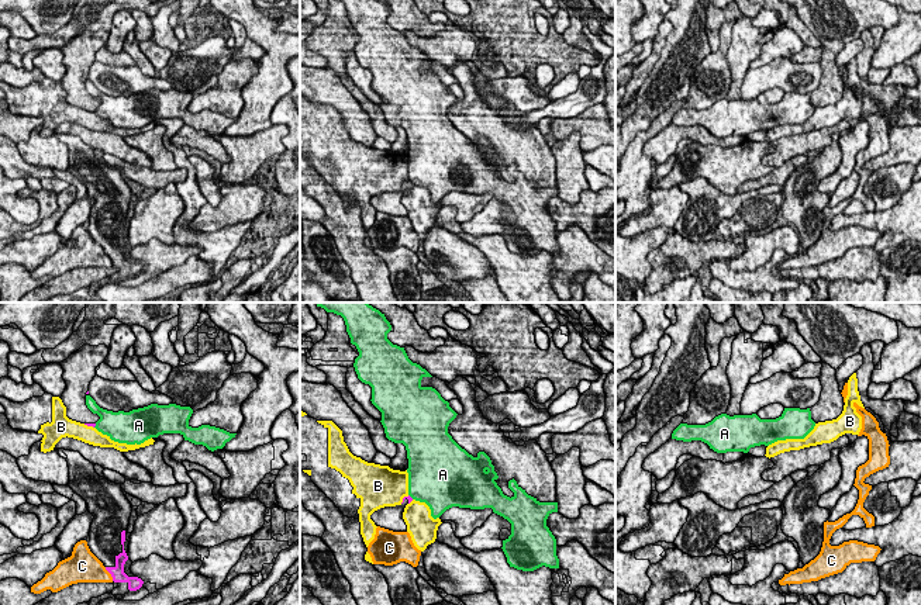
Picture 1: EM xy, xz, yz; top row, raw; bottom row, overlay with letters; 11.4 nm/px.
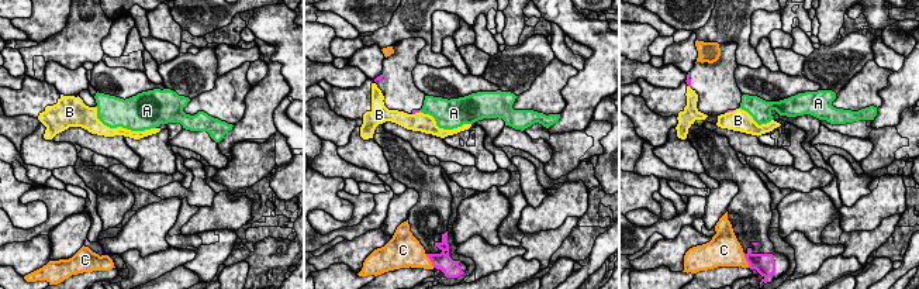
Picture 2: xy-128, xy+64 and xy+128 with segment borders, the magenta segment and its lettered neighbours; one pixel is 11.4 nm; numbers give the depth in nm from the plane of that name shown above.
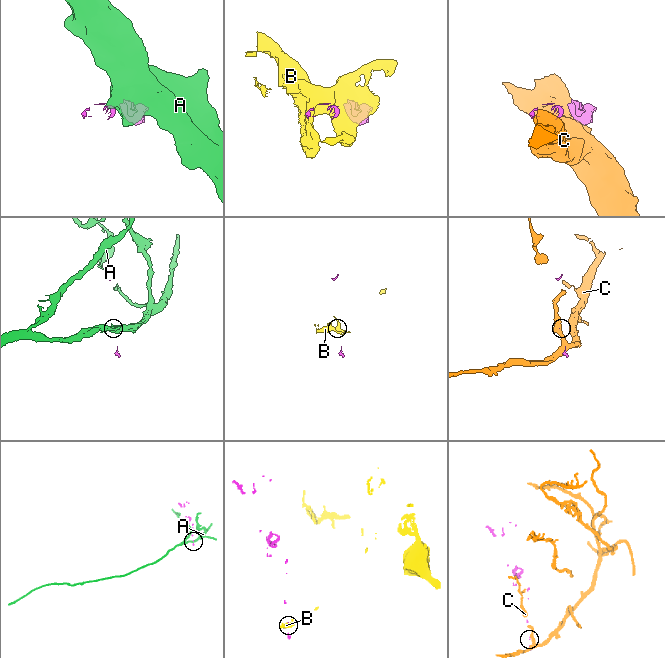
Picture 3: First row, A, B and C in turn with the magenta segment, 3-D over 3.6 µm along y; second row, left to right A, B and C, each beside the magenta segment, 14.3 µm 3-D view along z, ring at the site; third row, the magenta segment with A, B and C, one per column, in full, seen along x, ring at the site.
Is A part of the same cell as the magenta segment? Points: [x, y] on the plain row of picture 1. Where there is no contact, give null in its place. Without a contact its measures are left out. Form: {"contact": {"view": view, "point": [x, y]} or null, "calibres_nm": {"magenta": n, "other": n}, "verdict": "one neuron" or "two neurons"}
{"contact": {"view": "xz", "point": [410, 182]}, "calibres_nm": {"magenta": 50, "other": 440}, "verdict": "two neurons"}

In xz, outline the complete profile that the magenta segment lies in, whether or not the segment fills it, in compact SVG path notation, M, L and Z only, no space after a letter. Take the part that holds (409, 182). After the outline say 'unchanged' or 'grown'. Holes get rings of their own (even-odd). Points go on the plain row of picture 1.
M410 180L404 182L401 190L380 193L370 200L370 204L375 207L376 211L393 217L407 217L407 210L403 204L403 197L406 190L411 186L413 183Z; grown

